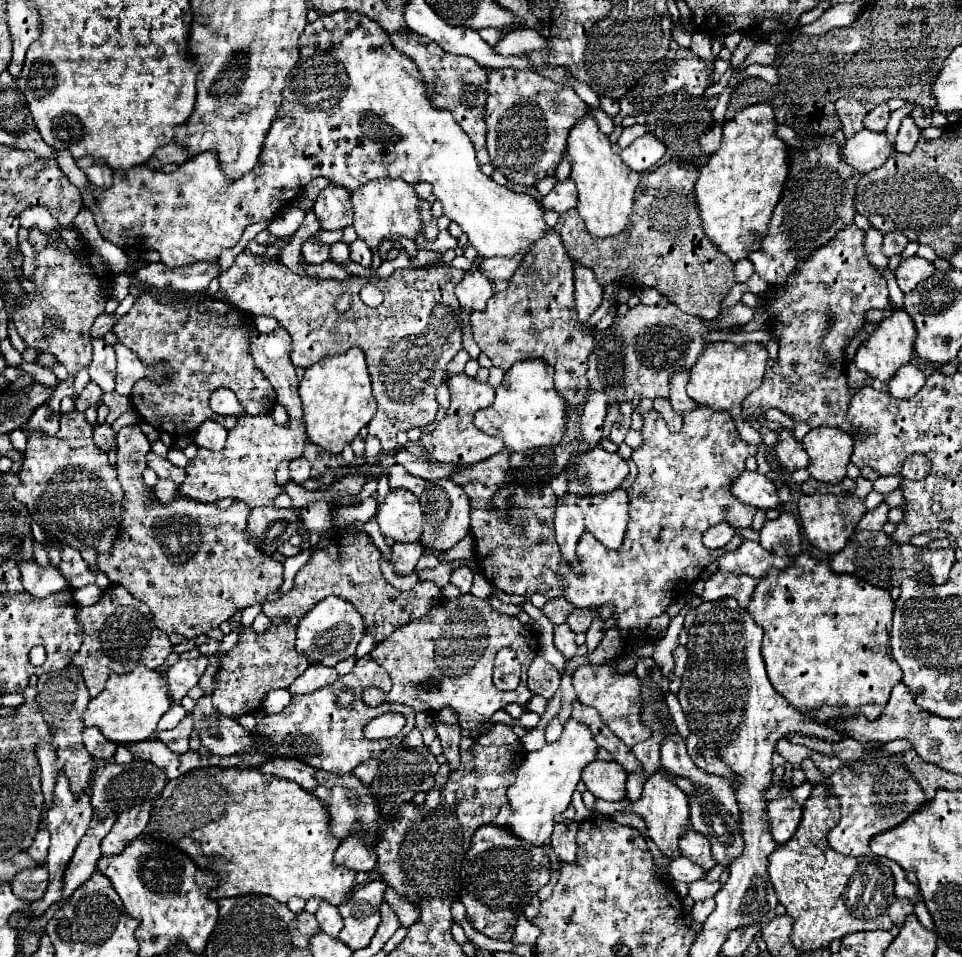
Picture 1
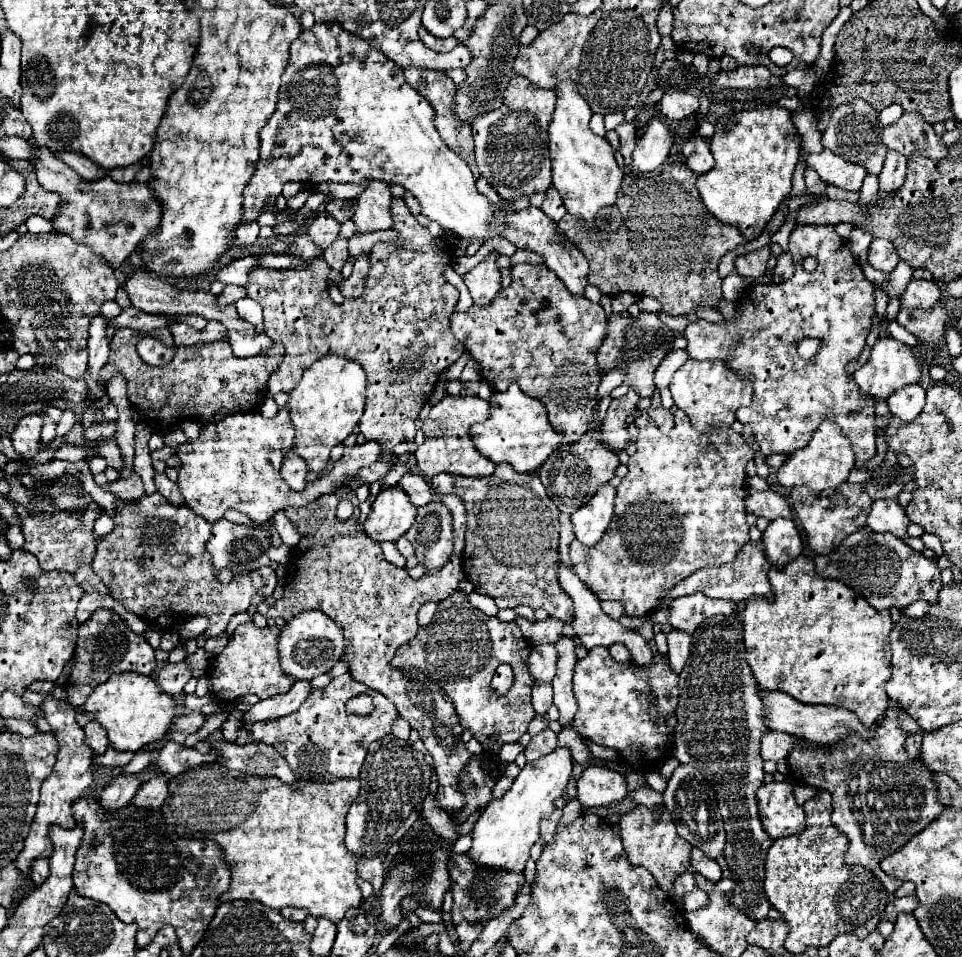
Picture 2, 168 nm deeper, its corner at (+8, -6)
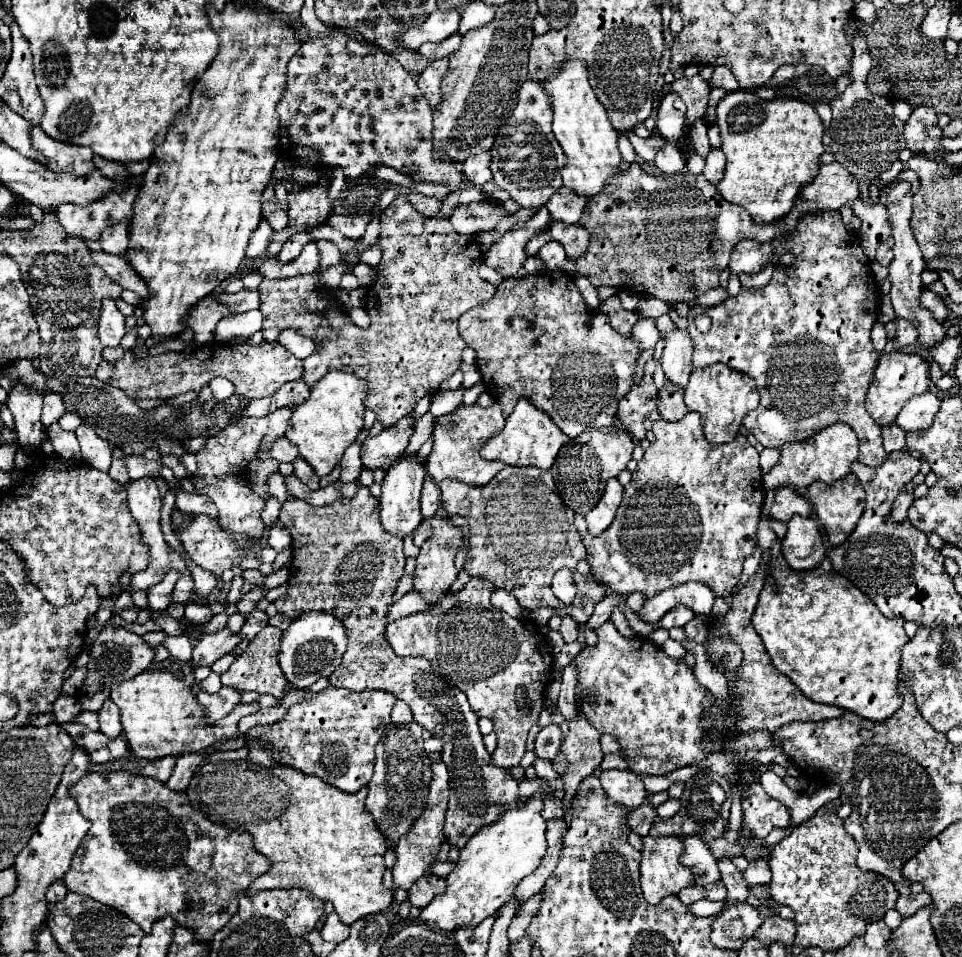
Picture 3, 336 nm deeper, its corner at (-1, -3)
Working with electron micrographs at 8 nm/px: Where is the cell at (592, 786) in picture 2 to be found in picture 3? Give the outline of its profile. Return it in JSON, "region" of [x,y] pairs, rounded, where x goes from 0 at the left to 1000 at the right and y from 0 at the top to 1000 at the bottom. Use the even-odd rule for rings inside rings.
{"region":[[[628,805],[624,809],[624,817],[632,836],[651,844],[665,842],[672,832],[667,815],[653,805]]]}

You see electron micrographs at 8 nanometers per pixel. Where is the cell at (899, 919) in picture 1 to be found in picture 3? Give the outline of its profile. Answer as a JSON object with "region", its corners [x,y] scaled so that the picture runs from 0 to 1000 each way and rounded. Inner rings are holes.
{"region":[[[956,932],[956,934],[946,934],[946,936],[936,936],[933,943],[931,943],[931,951],[938,955],[938,957],[948,957],[954,949],[960,949],[965,947],[969,940],[963,932]]]}

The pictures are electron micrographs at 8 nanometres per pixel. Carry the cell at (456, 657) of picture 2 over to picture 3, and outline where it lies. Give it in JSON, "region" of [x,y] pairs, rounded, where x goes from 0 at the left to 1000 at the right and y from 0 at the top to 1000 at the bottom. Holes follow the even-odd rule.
{"region":[[[491,603],[478,619],[466,619],[466,623],[445,639],[426,642],[403,652],[401,667],[414,685],[443,688],[453,704],[464,706],[466,713],[486,727],[495,748],[514,754],[518,782],[510,789],[511,796],[530,804],[541,800],[549,766],[559,754],[565,721],[574,704],[574,681],[568,681],[557,656],[549,656],[545,648],[530,646],[511,633],[511,617],[516,613],[509,608]],[[538,719],[549,723],[553,731],[553,744],[549,744],[549,748],[545,748],[545,742],[536,736]]]}

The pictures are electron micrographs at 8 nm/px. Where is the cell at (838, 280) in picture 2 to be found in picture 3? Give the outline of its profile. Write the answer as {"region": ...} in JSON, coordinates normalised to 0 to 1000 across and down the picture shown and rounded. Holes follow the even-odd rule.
{"region":[[[854,222],[852,226],[850,226],[850,224],[840,224],[840,226],[836,226],[836,228],[830,232],[827,242],[825,242],[821,249],[817,249],[817,253],[815,253],[815,251],[805,251],[802,257],[805,257],[807,268],[813,268],[815,263],[823,263],[823,265],[825,265],[825,274],[823,274],[825,284],[823,284],[821,288],[819,288],[819,286],[805,286],[802,293],[800,293],[800,297],[794,299],[794,301],[771,301],[765,309],[755,311],[755,313],[748,316],[746,320],[734,322],[734,320],[723,318],[723,320],[717,322],[717,328],[715,328],[715,336],[717,336],[715,347],[717,347],[719,359],[721,359],[719,380],[721,380],[723,385],[732,385],[732,382],[736,382],[736,380],[751,378],[751,380],[755,380],[755,382],[759,382],[759,385],[763,385],[763,387],[767,387],[767,389],[773,389],[773,391],[778,391],[780,395],[784,395],[786,405],[788,405],[788,410],[790,410],[792,416],[790,416],[788,426],[782,428],[782,431],[778,431],[778,433],[773,435],[773,447],[775,447],[778,451],[782,451],[792,466],[811,470],[817,462],[838,460],[840,456],[846,456],[848,451],[852,451],[854,447],[859,447],[859,445],[865,443],[865,441],[879,441],[881,445],[886,445],[886,449],[890,451],[890,456],[892,456],[892,460],[894,460],[894,479],[892,479],[892,481],[894,481],[896,485],[900,485],[900,487],[915,487],[915,485],[919,485],[919,481],[923,479],[923,474],[921,474],[921,470],[919,470],[919,466],[917,466],[915,445],[906,439],[906,435],[902,435],[902,431],[900,431],[900,426],[898,426],[898,414],[900,414],[902,401],[904,401],[904,397],[906,397],[909,385],[911,385],[911,380],[913,380],[913,370],[911,370],[911,366],[906,364],[906,357],[904,357],[904,345],[906,345],[909,336],[913,334],[915,305],[913,305],[913,297],[911,297],[909,288],[904,286],[904,274],[902,274],[902,270],[900,270],[900,265],[898,265],[898,259],[894,257],[892,247],[884,245],[884,242],[877,238],[877,234],[875,234],[875,230],[873,230],[873,222]],[[726,328],[736,328],[736,330],[740,332],[740,343],[738,343],[734,349],[730,349],[730,347],[721,341],[721,332],[723,332]]]}

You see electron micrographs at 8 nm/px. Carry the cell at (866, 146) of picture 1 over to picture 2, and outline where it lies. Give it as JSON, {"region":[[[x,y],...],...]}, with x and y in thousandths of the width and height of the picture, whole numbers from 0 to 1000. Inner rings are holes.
{"region":[[[856,158],[856,160],[843,160],[839,162],[839,175],[847,177],[858,193],[866,193],[878,200],[893,200],[897,193],[897,185],[901,179],[895,172],[880,170],[876,164]]]}

